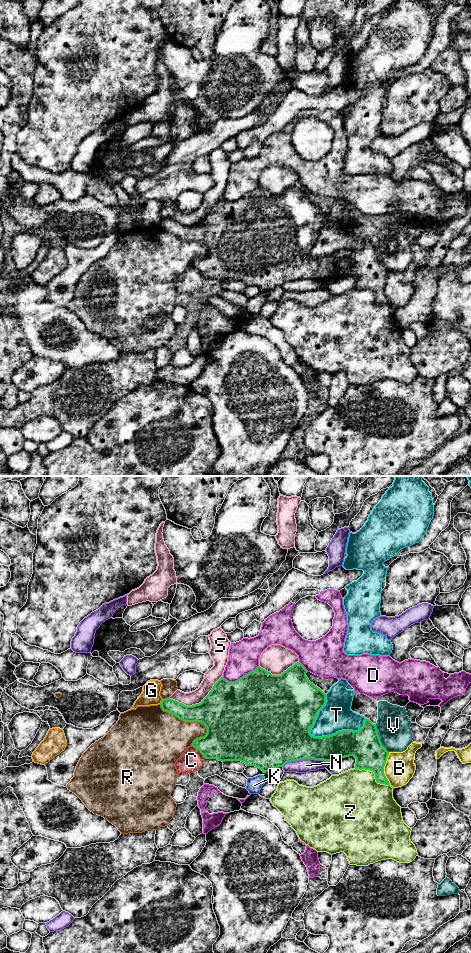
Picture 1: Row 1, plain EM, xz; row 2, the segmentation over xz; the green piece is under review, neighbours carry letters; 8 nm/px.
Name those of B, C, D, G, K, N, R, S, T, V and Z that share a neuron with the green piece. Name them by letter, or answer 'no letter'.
K

